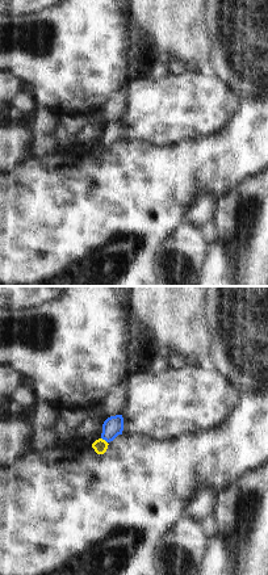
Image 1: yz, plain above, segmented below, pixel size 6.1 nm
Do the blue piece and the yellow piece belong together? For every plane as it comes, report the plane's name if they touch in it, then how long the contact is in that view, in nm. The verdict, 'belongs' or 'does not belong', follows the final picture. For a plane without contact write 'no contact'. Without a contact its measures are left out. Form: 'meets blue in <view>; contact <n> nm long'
meets blue in yz; contact 50 nm long

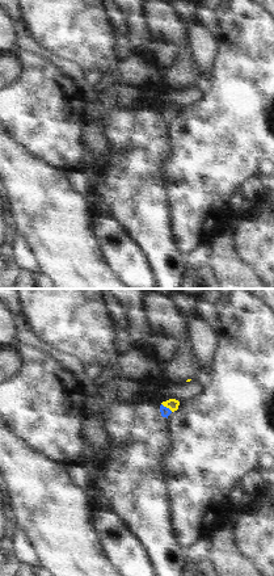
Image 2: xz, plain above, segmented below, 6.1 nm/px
meets blue in xz; contact 90 nm long

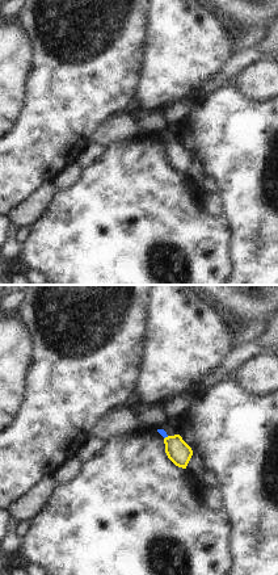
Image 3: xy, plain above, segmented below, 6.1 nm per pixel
meets blue in xy; contact 40 nm long

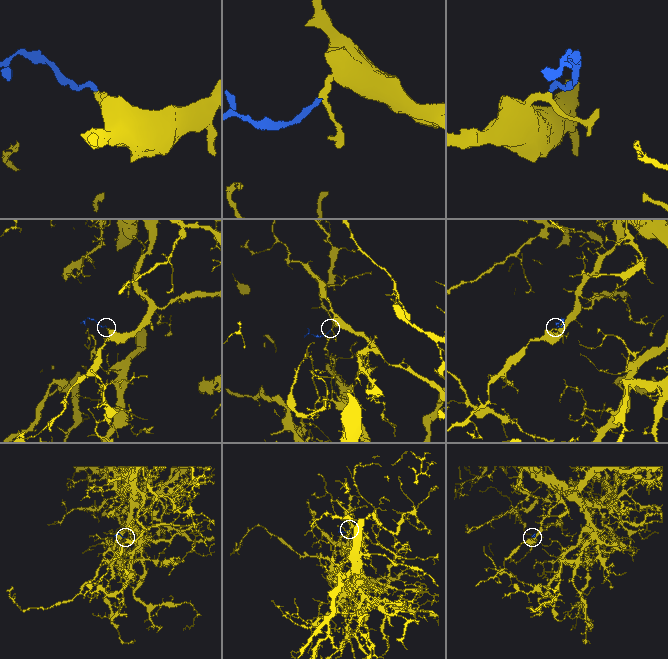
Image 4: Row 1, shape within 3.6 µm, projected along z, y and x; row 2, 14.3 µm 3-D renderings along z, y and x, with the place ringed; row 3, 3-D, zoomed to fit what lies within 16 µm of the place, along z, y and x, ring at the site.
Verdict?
belongs

